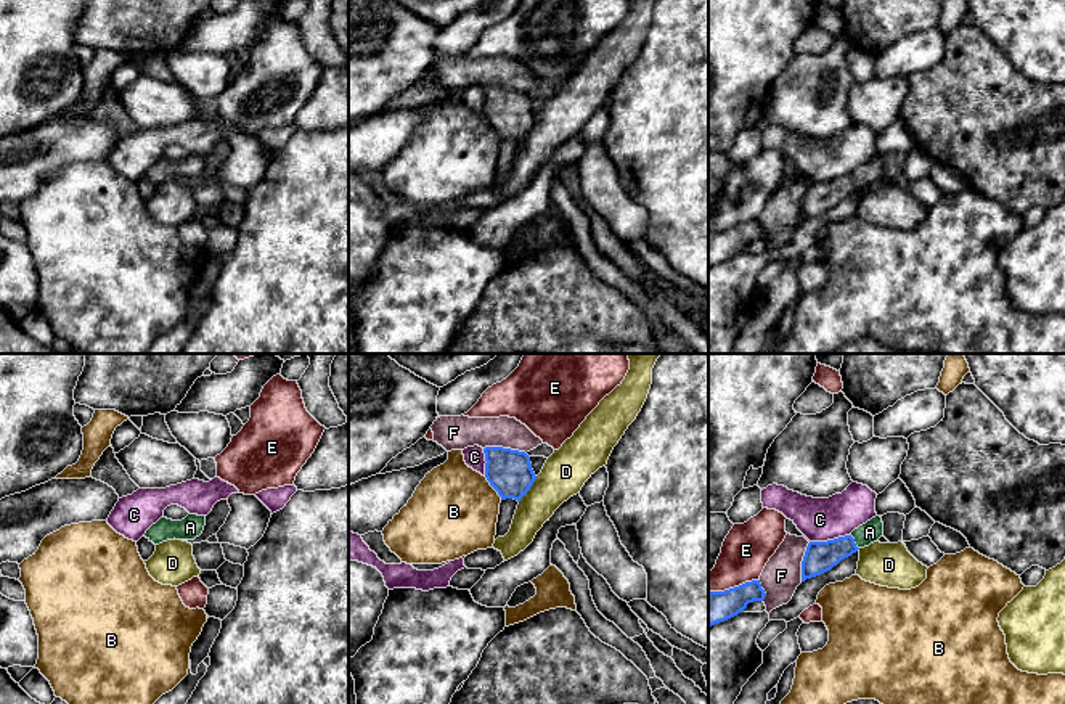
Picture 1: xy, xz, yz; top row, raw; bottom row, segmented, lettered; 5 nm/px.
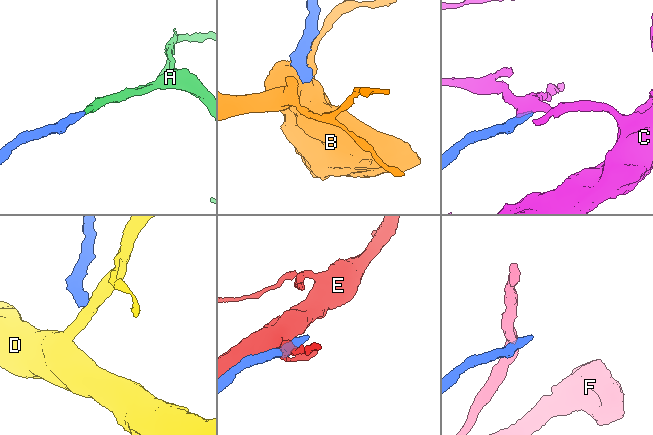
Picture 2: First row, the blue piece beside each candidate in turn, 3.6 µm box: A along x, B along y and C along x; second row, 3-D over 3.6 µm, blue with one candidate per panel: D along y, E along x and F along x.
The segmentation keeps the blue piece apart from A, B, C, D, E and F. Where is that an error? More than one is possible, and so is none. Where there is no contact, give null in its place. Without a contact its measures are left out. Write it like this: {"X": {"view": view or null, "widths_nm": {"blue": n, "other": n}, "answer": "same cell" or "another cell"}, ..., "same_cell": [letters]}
{"A": {"view": "yz", "widths_nm": {"blue": 160, "other": 110}, "answer": "same cell"}, "B": {"view": "xz", "widths_nm": {"blue": 220, "other": 440}, "answer": "another cell"}, "C": {"view": "yz", "widths_nm": {"blue": 160, "other": 220}, "answer": "another cell"}, "D": {"view": "xz", "widths_nm": {"blue": 220, "other": 220}, "answer": "another cell"}, "E": {"view": "yz", "widths_nm": {"blue": 170, "other": 240}, "answer": "another cell"}, "F": {"view": "xz", "widths_nm": {"blue": 220, "other": 170}, "answer": "another cell"}, "same_cell": ["A"]}

